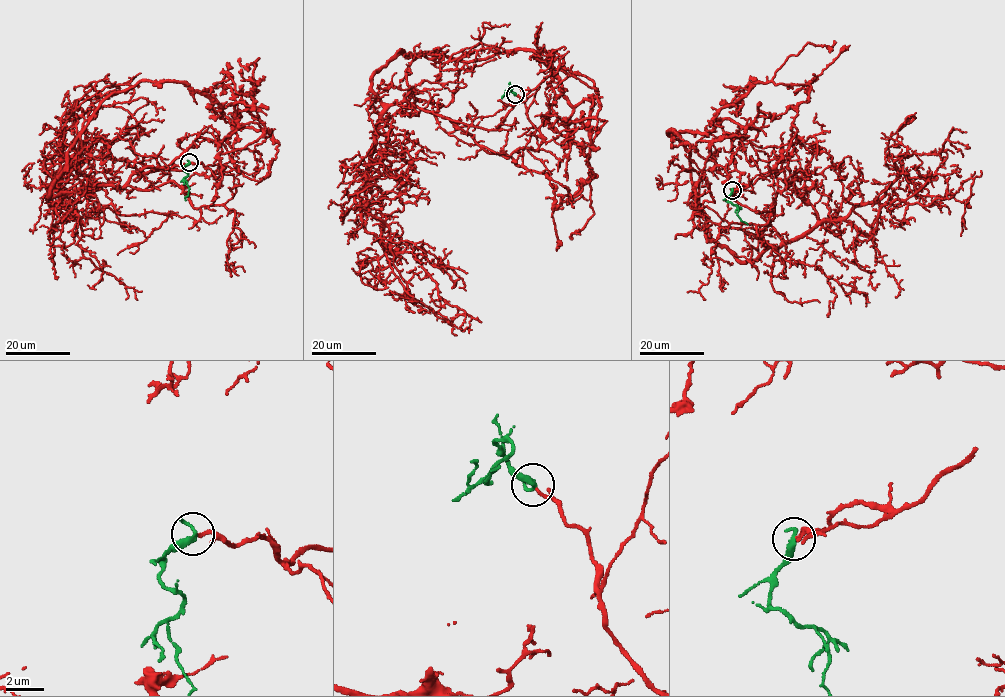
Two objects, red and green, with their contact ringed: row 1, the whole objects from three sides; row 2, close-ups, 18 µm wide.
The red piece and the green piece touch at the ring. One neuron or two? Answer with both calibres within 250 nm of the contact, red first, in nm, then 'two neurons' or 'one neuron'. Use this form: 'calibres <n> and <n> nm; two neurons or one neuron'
calibres 160 and 240 nm; one neuron

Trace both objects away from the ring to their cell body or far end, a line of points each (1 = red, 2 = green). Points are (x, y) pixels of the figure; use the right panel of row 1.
1: (732, 190), (796, 179), (760, 234), (722, 228), (666, 131), (712, 131), (757, 83), (808, 84), (772, 173)
2: (732, 190), (728, 201), (737, 207), (737, 215), (748, 224)

